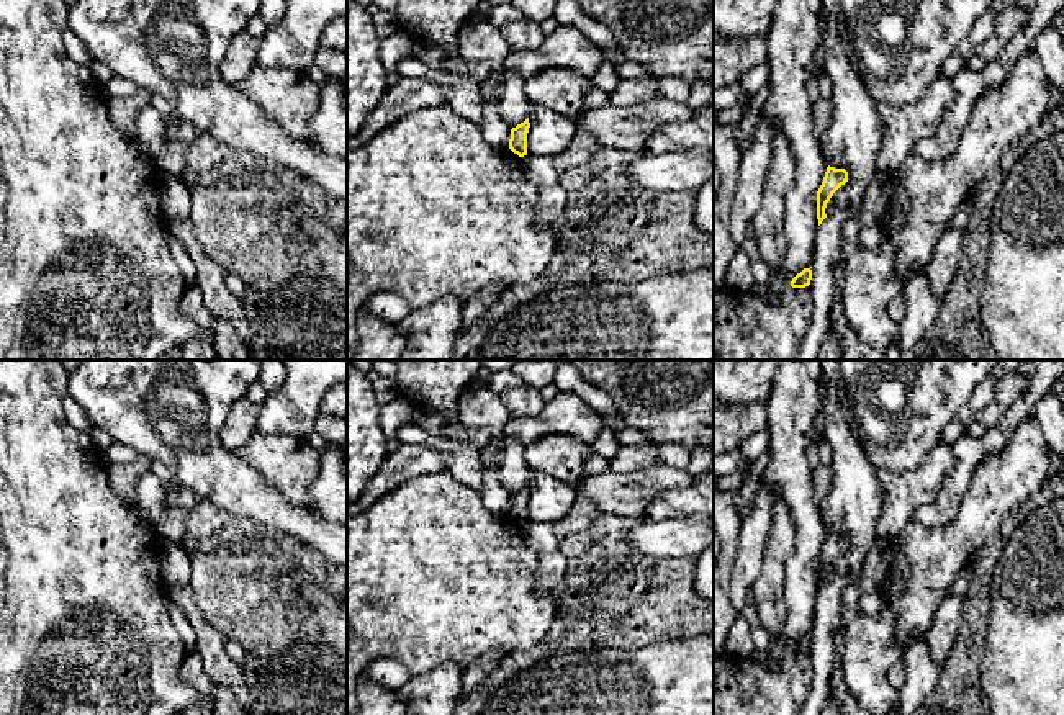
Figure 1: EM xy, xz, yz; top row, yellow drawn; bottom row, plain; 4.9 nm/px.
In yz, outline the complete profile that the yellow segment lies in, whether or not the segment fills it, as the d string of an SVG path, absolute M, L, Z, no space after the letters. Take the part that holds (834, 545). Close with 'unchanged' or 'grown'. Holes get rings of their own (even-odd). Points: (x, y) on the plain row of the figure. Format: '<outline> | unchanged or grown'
M827 533L823 548L817 558L817 586L818 592L827 584L825 574L833 560L848 548L848 538L845 535Z | unchanged

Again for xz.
M529 484L511 496L509 515L517 520L519 524L527 522L527 499L530 489Z | unchanged

